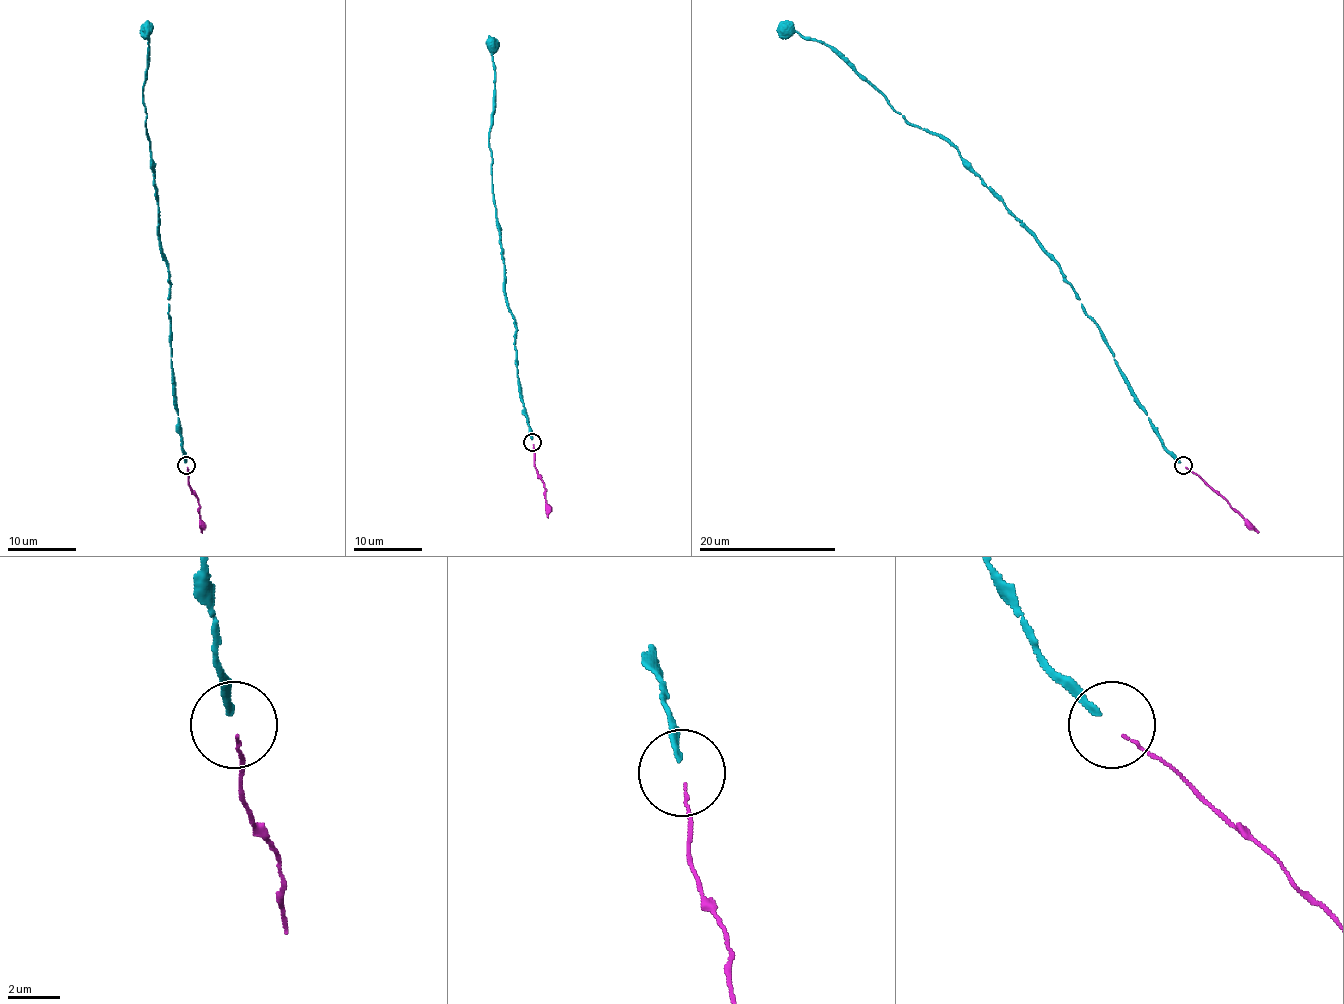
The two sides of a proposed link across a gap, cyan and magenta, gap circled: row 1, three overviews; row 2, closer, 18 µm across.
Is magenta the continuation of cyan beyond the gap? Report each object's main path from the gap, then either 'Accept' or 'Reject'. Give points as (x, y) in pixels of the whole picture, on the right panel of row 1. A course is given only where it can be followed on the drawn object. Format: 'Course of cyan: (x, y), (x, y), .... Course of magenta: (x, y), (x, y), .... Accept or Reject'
Course of cyan: (1181, 462), (1163, 445), (1060, 264), (957, 149), (910, 123), (828, 46), (797, 32), (776, 30). Course of magenta: (1186, 468), (1258, 533). Accept

